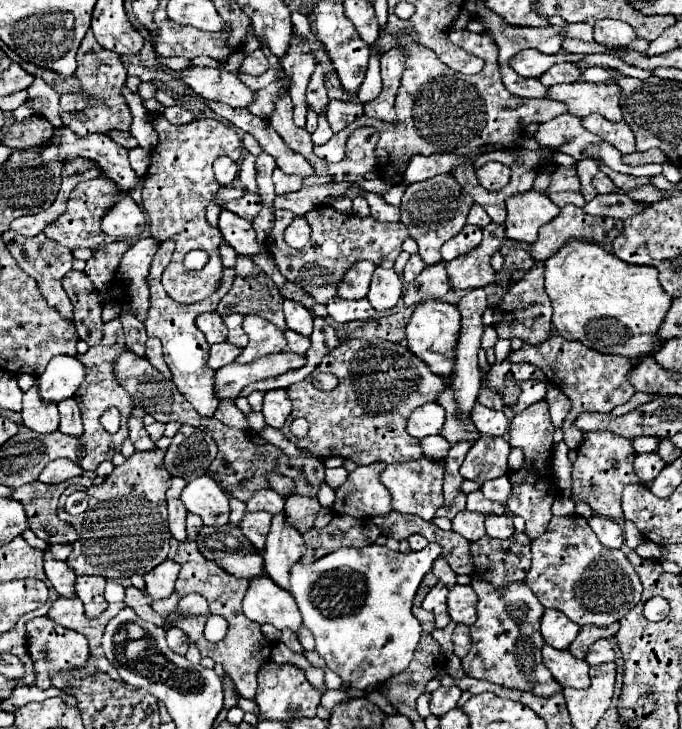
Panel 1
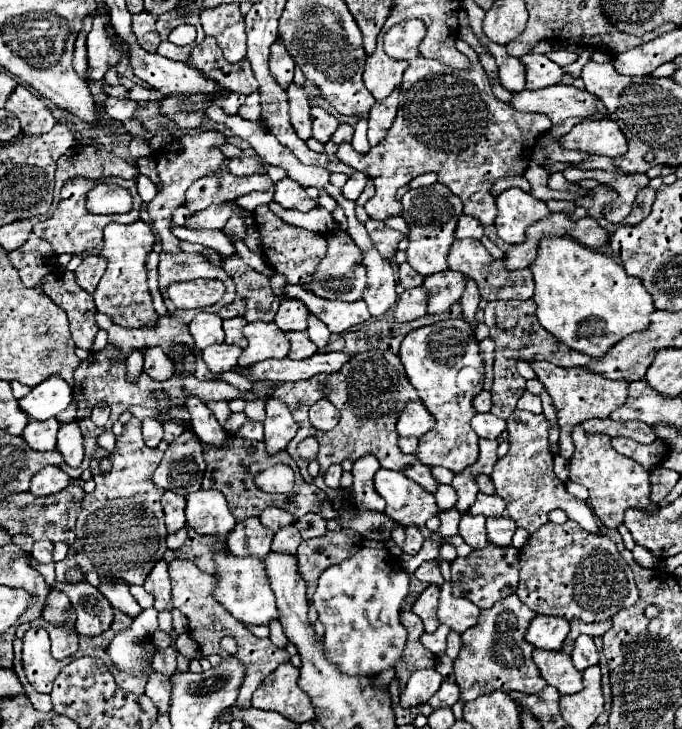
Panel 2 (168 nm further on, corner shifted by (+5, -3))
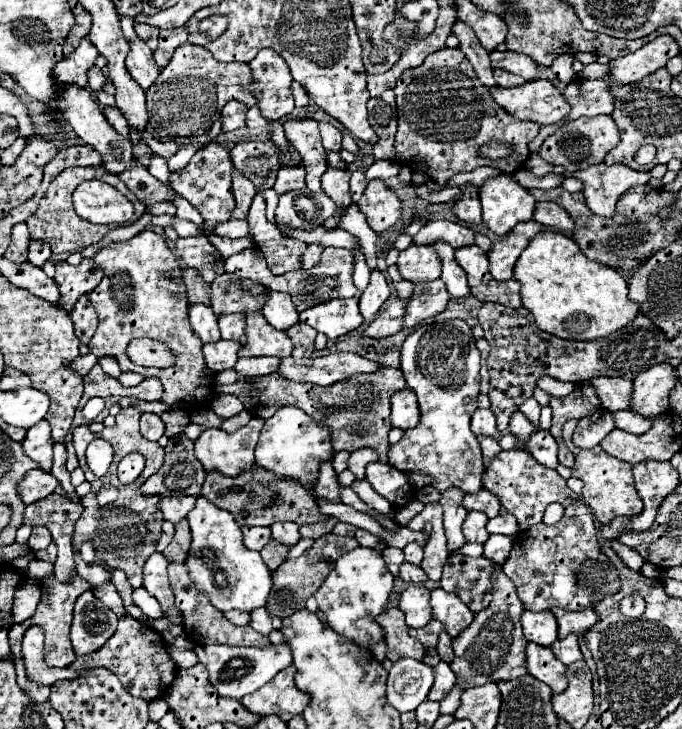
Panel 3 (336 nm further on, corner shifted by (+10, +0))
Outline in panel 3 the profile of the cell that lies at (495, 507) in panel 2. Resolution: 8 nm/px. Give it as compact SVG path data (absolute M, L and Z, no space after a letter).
M485 488L479 494L467 494L463 498L463 506L467 510L481 510L485 512L489 518L495 518L501 512L501 504L499 498L495 494L489 494Z

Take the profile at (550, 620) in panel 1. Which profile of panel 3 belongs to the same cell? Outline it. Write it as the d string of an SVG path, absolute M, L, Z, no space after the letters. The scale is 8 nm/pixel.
M523 612L523 636L539 646L551 646L557 640L557 620L551 612Z

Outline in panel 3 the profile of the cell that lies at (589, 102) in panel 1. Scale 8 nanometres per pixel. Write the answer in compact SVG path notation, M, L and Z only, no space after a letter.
M533 80L515 88L495 86L489 92L513 118L537 124L555 124L565 118L571 108L549 80Z

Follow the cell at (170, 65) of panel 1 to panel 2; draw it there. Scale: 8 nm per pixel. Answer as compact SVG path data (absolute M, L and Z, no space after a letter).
M142 11L140 15L132 15L132 31L136 35L136 41L148 53L156 53L160 45L160 35L154 23L156 23L156 17L148 11Z

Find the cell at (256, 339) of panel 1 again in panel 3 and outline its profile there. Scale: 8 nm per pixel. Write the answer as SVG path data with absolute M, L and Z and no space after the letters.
M261 312L247 314L247 344L239 350L239 356L277 356L287 358L293 352L293 342L285 332L275 330Z

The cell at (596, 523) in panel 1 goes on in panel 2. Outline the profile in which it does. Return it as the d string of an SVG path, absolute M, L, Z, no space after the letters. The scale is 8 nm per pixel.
M516 409L508 417L506 423L508 423L510 451L504 459L498 459L498 463L494 465L492 481L496 487L496 495L506 501L506 511L514 519L514 523L532 535L534 531L538 531L548 521L548 513L552 509L564 509L568 513L568 519L580 523L582 529L600 535L602 529L600 529L594 513L590 511L590 507L584 501L574 499L566 491L564 483L552 471L554 455L550 453L546 417L542 413L534 415L534 413Z

